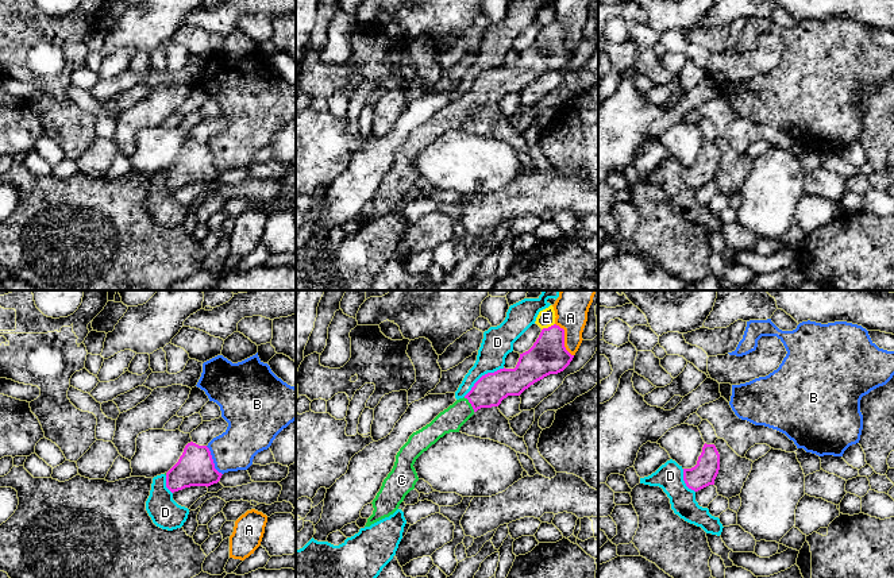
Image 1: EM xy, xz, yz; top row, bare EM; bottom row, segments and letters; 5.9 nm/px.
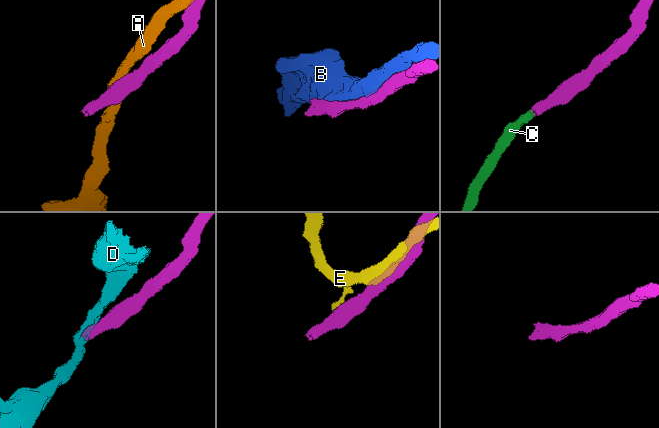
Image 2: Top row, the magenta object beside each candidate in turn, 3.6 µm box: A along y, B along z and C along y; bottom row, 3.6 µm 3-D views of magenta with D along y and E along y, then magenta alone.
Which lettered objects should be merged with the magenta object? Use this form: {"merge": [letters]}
{"merge": ["C"]}

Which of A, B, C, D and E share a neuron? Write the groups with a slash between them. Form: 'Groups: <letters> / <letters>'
Groups: A / B / C / D / E

